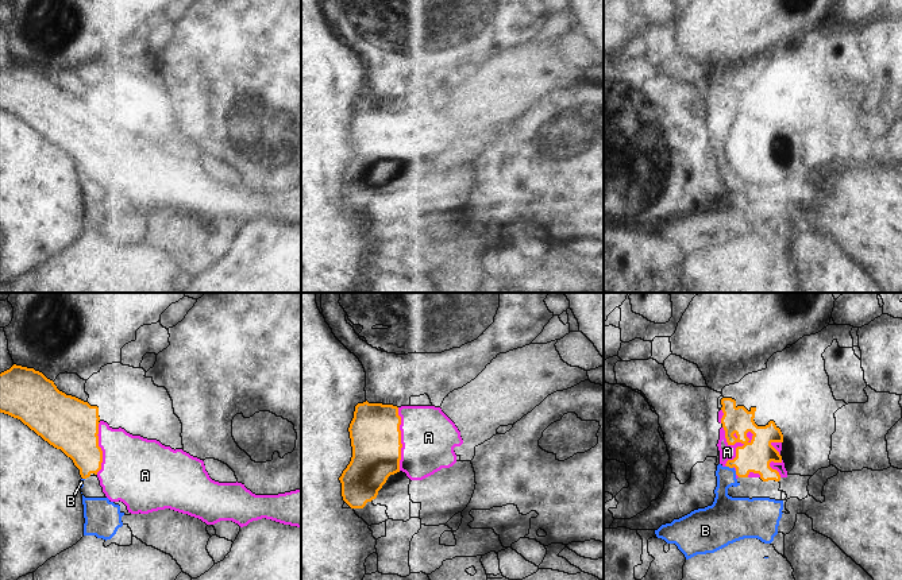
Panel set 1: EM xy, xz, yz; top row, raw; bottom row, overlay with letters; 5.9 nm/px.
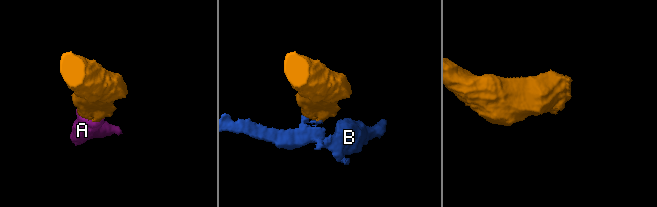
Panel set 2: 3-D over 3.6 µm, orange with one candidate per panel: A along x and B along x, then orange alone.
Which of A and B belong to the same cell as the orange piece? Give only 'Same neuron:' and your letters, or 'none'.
Same neuron: A

